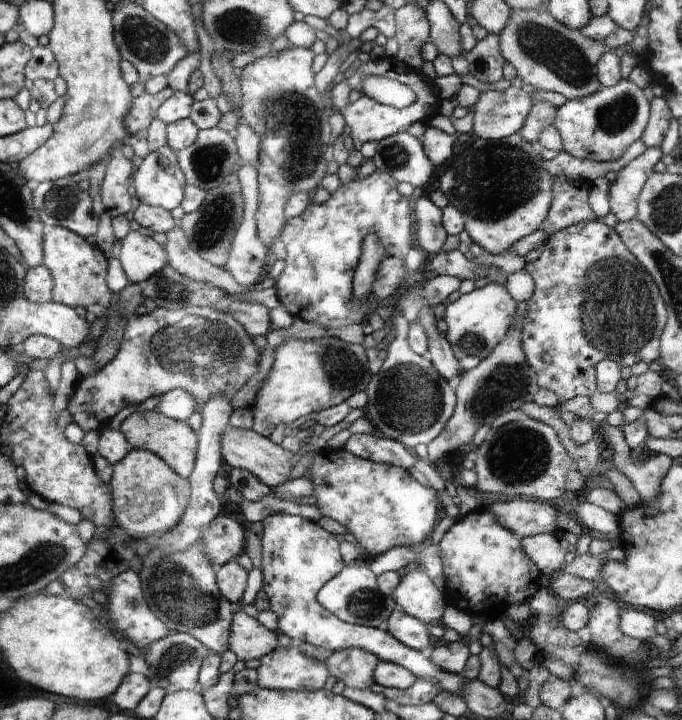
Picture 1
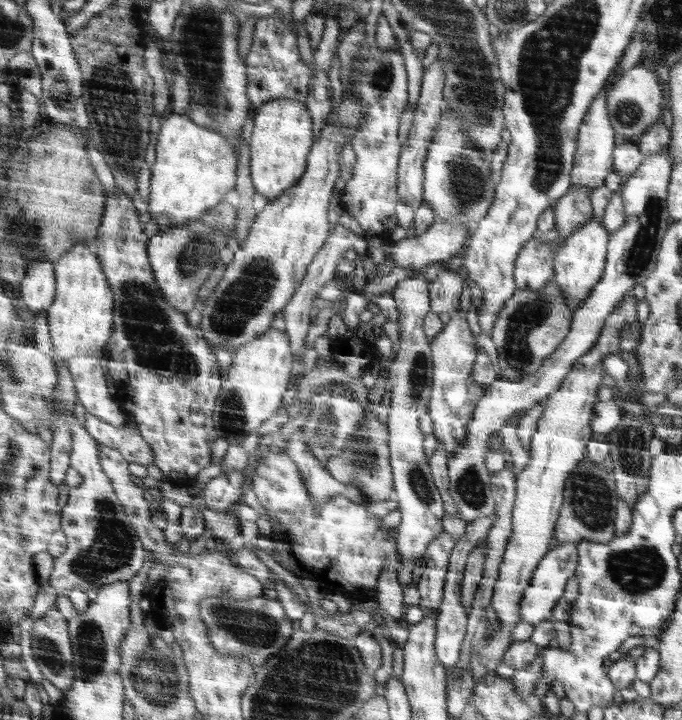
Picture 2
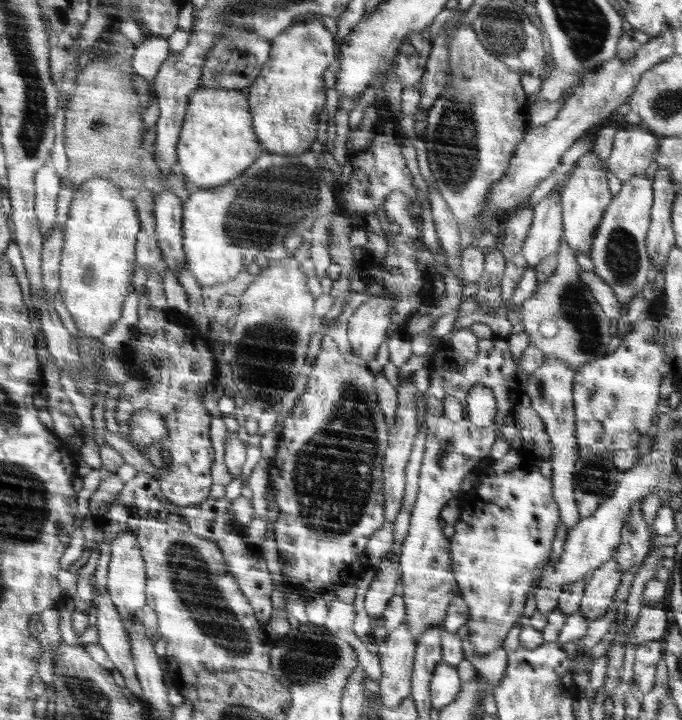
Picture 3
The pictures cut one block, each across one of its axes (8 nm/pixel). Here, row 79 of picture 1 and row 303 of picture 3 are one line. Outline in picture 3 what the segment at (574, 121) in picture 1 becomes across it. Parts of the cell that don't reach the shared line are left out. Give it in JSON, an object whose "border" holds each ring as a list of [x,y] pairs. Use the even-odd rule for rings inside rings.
{"border":[[[646,173],[624,181],[621,190],[615,194],[614,200],[604,213],[602,224],[596,231],[592,252],[589,255],[594,263],[592,272],[602,278],[612,289],[621,306],[629,304],[636,292],[640,292],[646,284],[646,274],[650,270],[650,262],[646,256],[646,230],[651,226],[651,209],[654,208],[654,183]]]}

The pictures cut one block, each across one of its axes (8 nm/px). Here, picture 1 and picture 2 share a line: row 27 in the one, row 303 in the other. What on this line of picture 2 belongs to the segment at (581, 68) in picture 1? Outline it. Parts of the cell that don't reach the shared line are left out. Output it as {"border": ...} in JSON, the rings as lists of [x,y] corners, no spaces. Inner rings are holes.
{"border":[[[553,279],[543,289],[516,289],[514,296],[504,305],[489,335],[498,351],[499,378],[518,380],[536,374],[549,357],[565,341],[571,331],[575,308]]]}

